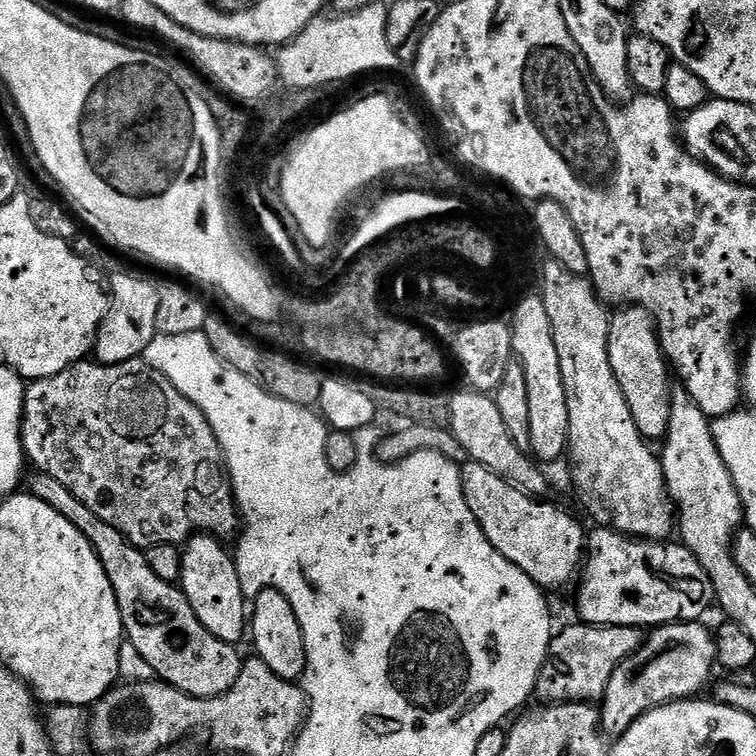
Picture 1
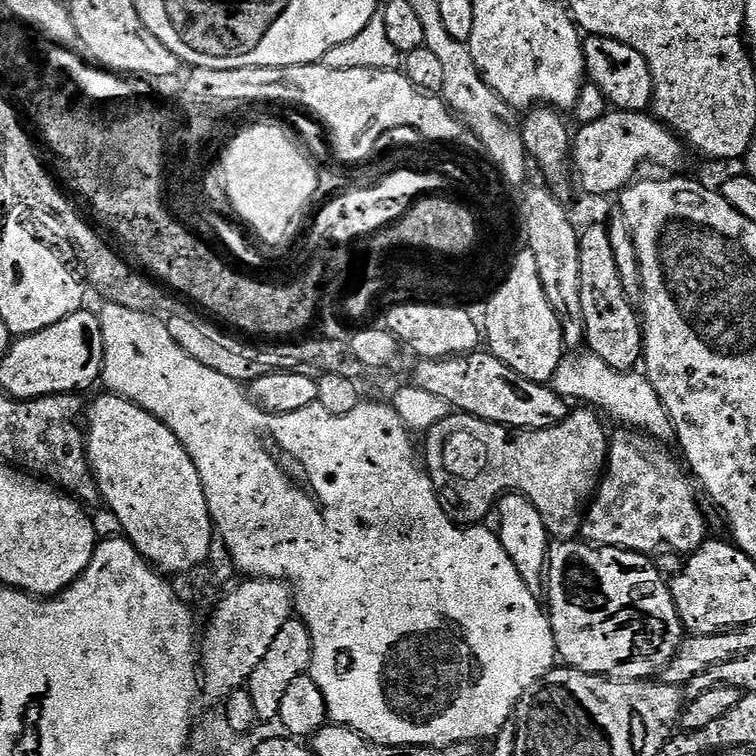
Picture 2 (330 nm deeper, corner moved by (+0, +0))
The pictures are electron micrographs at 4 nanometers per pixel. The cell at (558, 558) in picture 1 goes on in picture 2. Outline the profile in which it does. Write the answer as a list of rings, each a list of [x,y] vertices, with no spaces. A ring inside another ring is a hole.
[[[583,539],[562,540],[553,543],[548,549],[548,570],[546,573],[546,611],[548,620],[554,630],[554,642],[559,659],[567,667],[577,668],[583,672],[589,672],[595,676],[608,676],[611,680],[651,680],[659,677],[670,658],[678,650],[678,646],[684,641],[684,623],[680,620],[678,610],[674,606],[674,598],[669,581],[661,575],[659,569],[651,559],[643,552],[631,552],[625,548],[605,548],[585,542]]]

